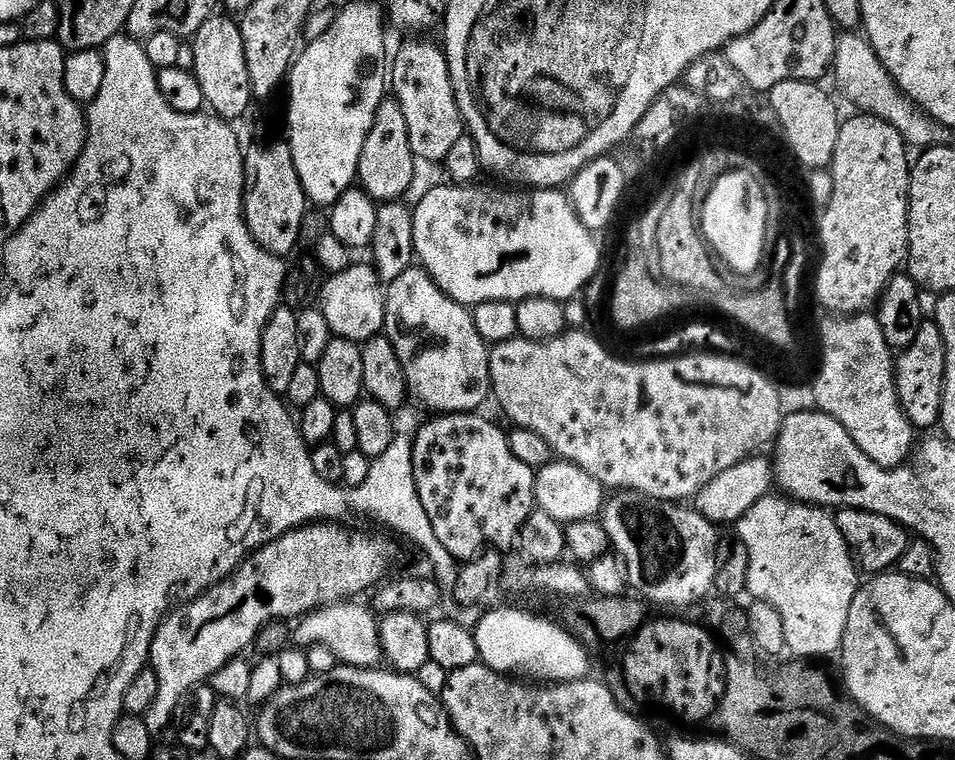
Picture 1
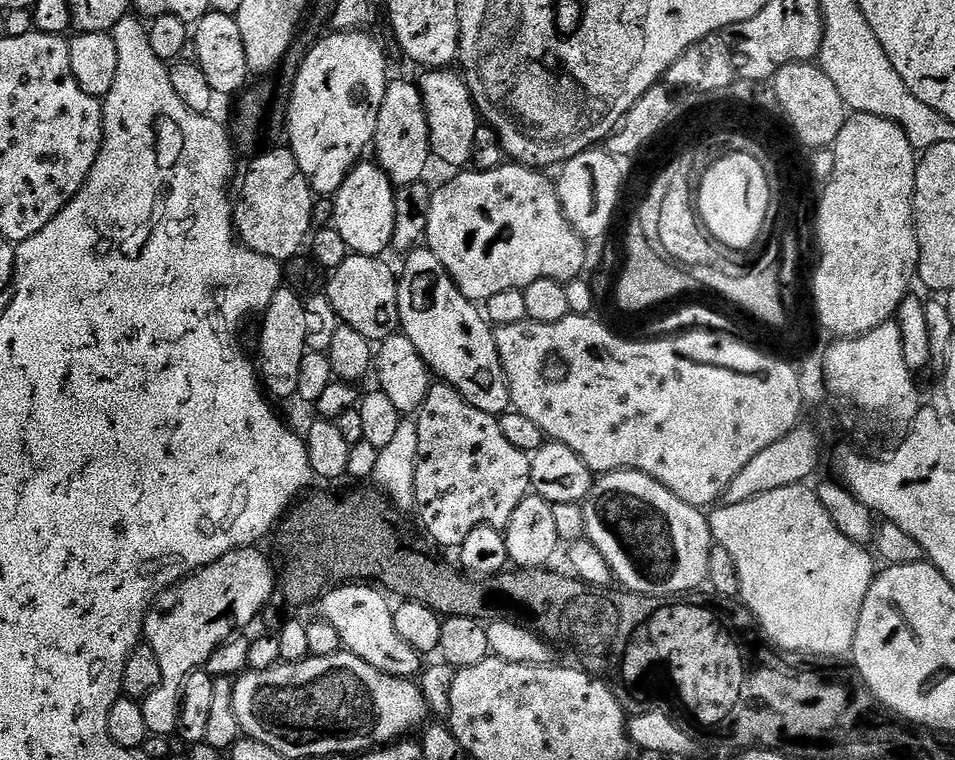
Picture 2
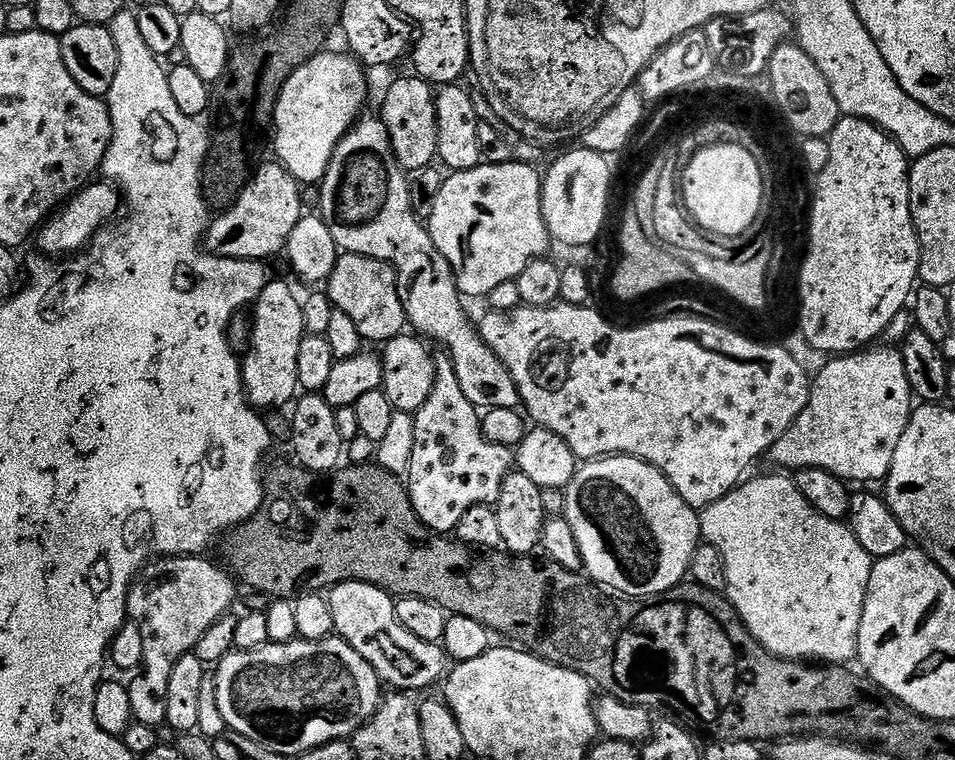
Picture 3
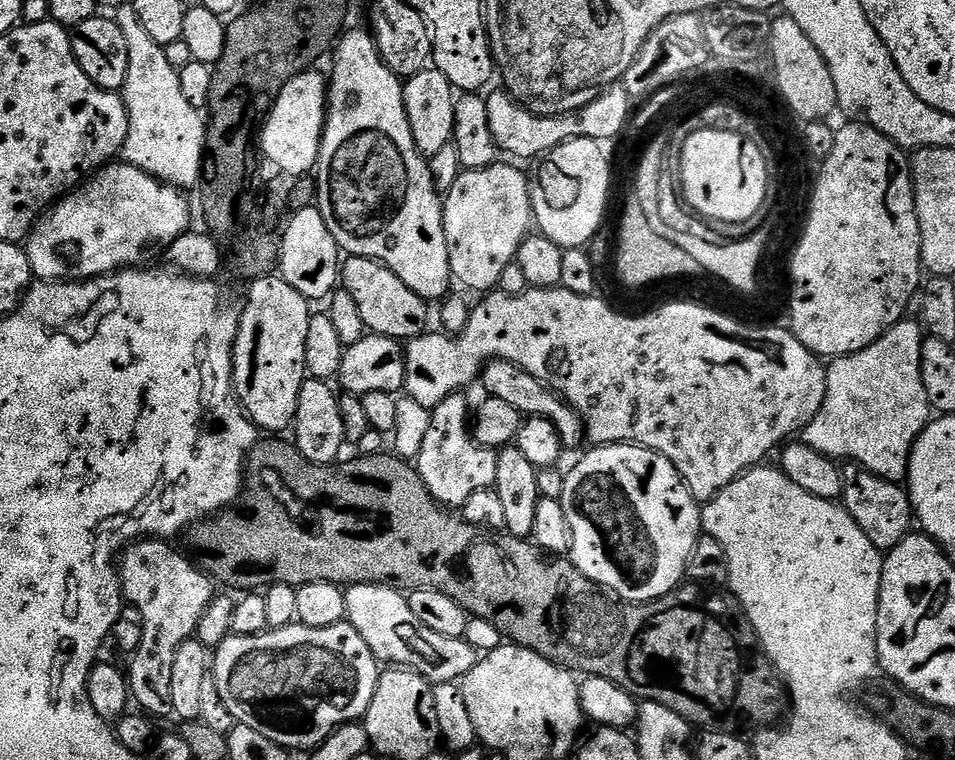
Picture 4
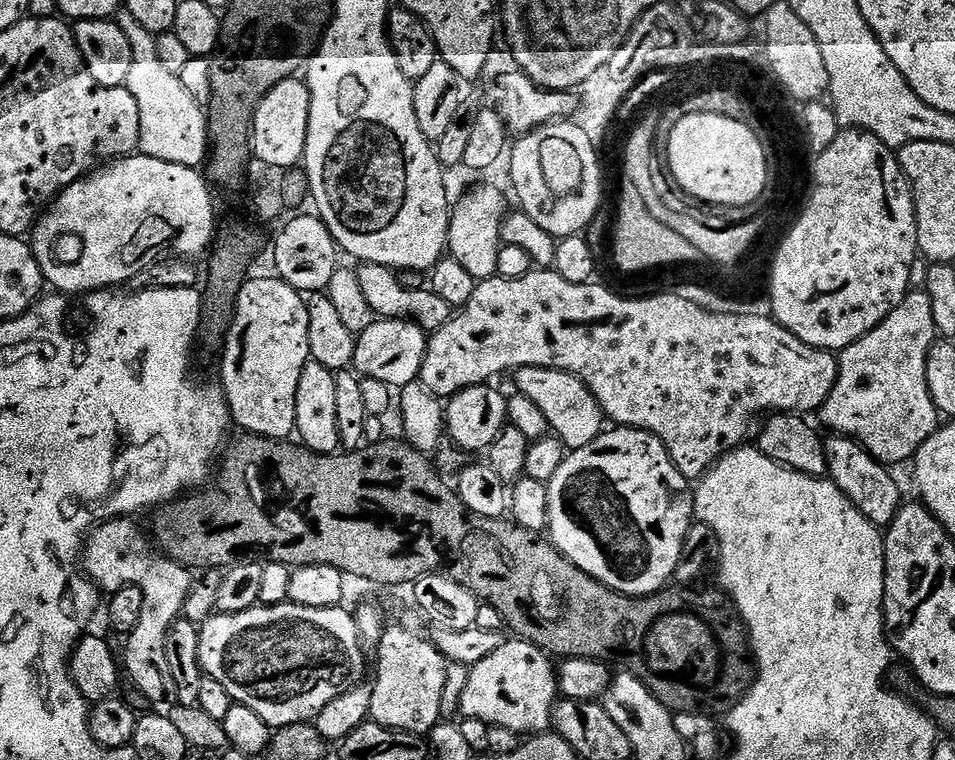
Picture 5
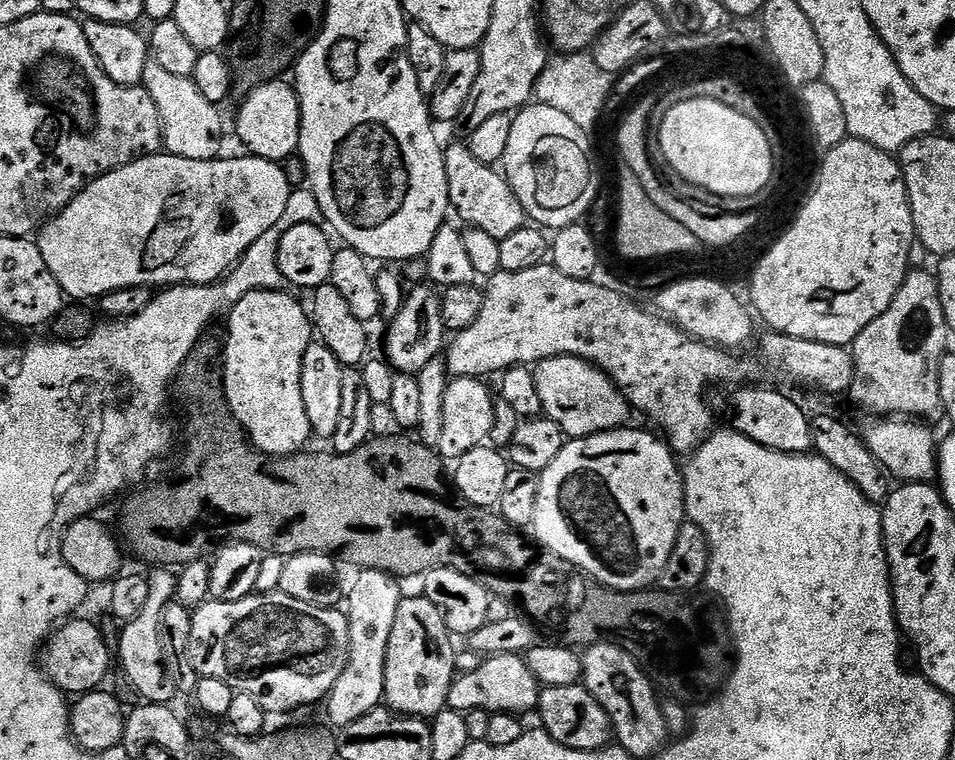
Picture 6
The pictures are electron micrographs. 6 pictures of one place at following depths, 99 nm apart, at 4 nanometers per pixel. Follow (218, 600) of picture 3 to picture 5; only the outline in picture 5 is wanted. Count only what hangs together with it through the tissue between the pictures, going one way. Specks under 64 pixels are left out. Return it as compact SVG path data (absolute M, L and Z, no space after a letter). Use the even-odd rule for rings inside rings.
M117 518L95 525L82 549L82 568L105 593L111 594L128 584L142 590L142 618L138 618L138 626L127 633L128 645L124 648L122 664L127 679L129 676L136 683L137 690L150 703L157 704L160 707L157 709L164 710L177 703L174 678L166 662L166 634L173 622L181 619L183 612L180 611L192 592L193 573L157 550L153 541L140 533L136 522L132 518Z

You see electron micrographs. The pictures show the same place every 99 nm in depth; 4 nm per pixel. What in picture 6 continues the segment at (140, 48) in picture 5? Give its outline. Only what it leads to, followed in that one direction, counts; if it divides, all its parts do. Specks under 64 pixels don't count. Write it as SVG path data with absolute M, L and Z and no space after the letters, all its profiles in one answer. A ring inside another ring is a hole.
M150 62L144 71L142 87L158 106L158 114L164 127L163 147L171 155L195 160L215 160L221 155L220 139L224 136L224 124L220 121L221 109L202 95L202 90L198 90L191 76L178 77Z

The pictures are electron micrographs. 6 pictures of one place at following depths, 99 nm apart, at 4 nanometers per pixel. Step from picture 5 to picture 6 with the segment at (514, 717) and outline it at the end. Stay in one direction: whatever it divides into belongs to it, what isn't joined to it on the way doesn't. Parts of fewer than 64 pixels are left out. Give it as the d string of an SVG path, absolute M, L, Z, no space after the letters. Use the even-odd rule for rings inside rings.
M502 654L487 657L478 670L461 672L450 686L448 708L453 712L475 714L478 711L493 713L523 714L537 707L540 702L542 685L528 669L523 655Z

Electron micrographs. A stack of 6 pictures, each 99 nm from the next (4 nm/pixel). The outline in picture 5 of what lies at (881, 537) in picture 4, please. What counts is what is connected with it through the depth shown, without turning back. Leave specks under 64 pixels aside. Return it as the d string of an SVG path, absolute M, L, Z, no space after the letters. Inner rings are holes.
M832 434L824 441L828 476L832 483L850 498L850 502L877 528L884 530L894 522L902 503L900 484L891 476L889 469L878 463L863 446L850 436Z

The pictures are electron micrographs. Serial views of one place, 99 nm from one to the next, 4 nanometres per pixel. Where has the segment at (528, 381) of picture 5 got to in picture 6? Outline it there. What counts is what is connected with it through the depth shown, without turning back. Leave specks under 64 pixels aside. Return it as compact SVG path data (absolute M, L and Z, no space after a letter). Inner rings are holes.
M555 356L546 358L535 365L538 395L541 399L543 415L553 420L564 431L565 437L579 438L581 436L593 436L599 432L614 432L629 423L628 412L630 405L620 388L596 365L577 356Z

